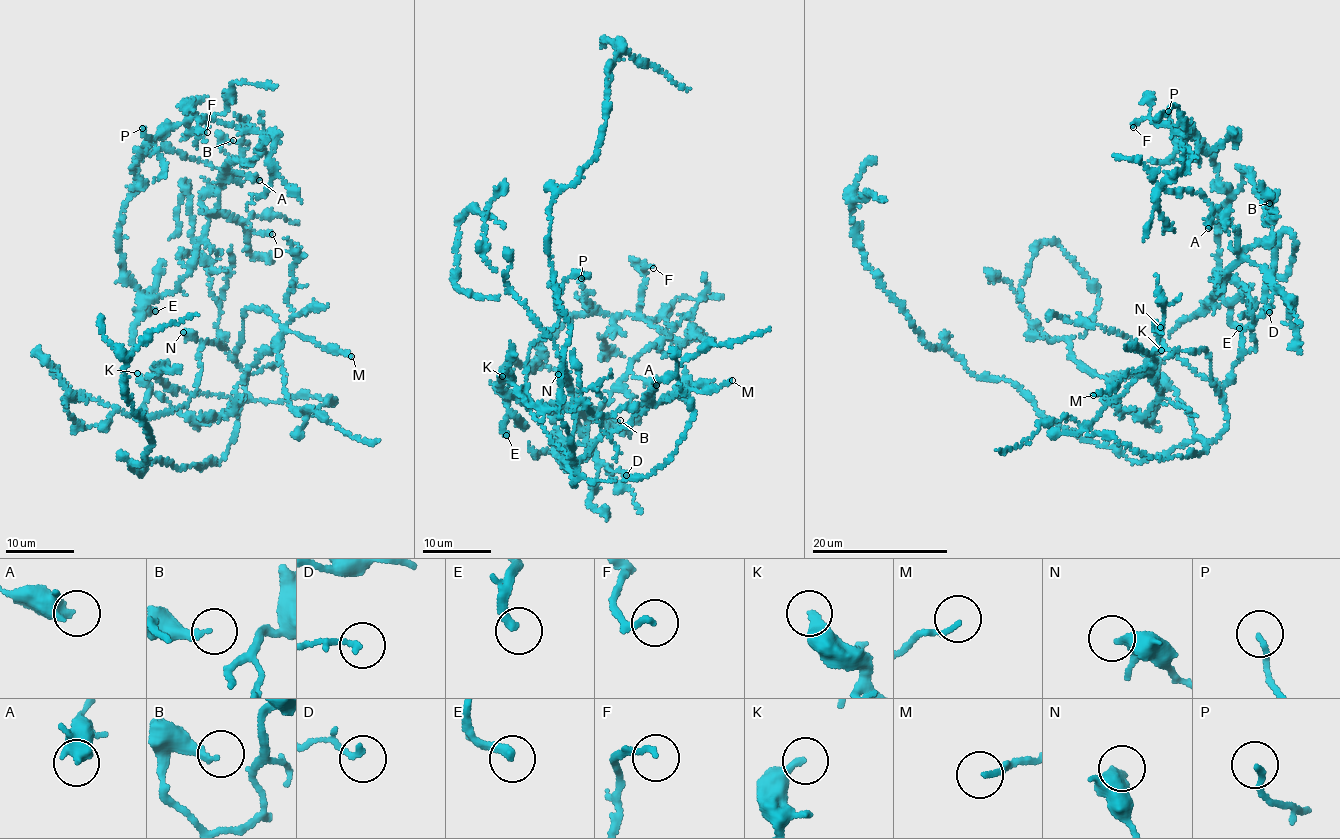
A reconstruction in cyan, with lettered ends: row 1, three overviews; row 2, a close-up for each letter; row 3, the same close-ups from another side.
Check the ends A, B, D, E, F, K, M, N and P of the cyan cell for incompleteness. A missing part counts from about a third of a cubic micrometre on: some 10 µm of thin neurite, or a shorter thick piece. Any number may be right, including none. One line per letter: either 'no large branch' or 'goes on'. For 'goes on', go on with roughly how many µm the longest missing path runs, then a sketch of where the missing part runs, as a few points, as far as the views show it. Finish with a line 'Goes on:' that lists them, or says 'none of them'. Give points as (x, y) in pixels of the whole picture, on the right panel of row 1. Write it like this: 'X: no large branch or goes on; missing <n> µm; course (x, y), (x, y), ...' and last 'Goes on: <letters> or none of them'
A: no large branch
B: no large branch
D: no large branch
E: goes on; missing 140 µm
F: no large branch
K: no large branch
M: no large branch
N: no large branch
P: no large branch
Goes on: E

